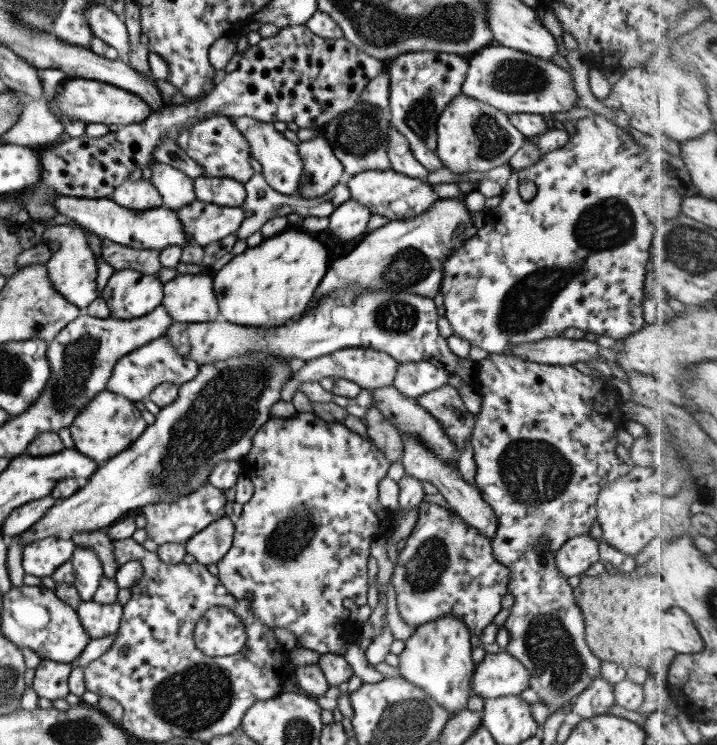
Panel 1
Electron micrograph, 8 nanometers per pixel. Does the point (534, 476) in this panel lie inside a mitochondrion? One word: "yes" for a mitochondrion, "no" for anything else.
yes

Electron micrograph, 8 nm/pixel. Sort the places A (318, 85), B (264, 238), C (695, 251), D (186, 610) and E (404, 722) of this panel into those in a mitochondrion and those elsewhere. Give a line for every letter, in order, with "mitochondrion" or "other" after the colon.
A: other
B: other
C: mitochondrion
D: other
E: mitochondrion

